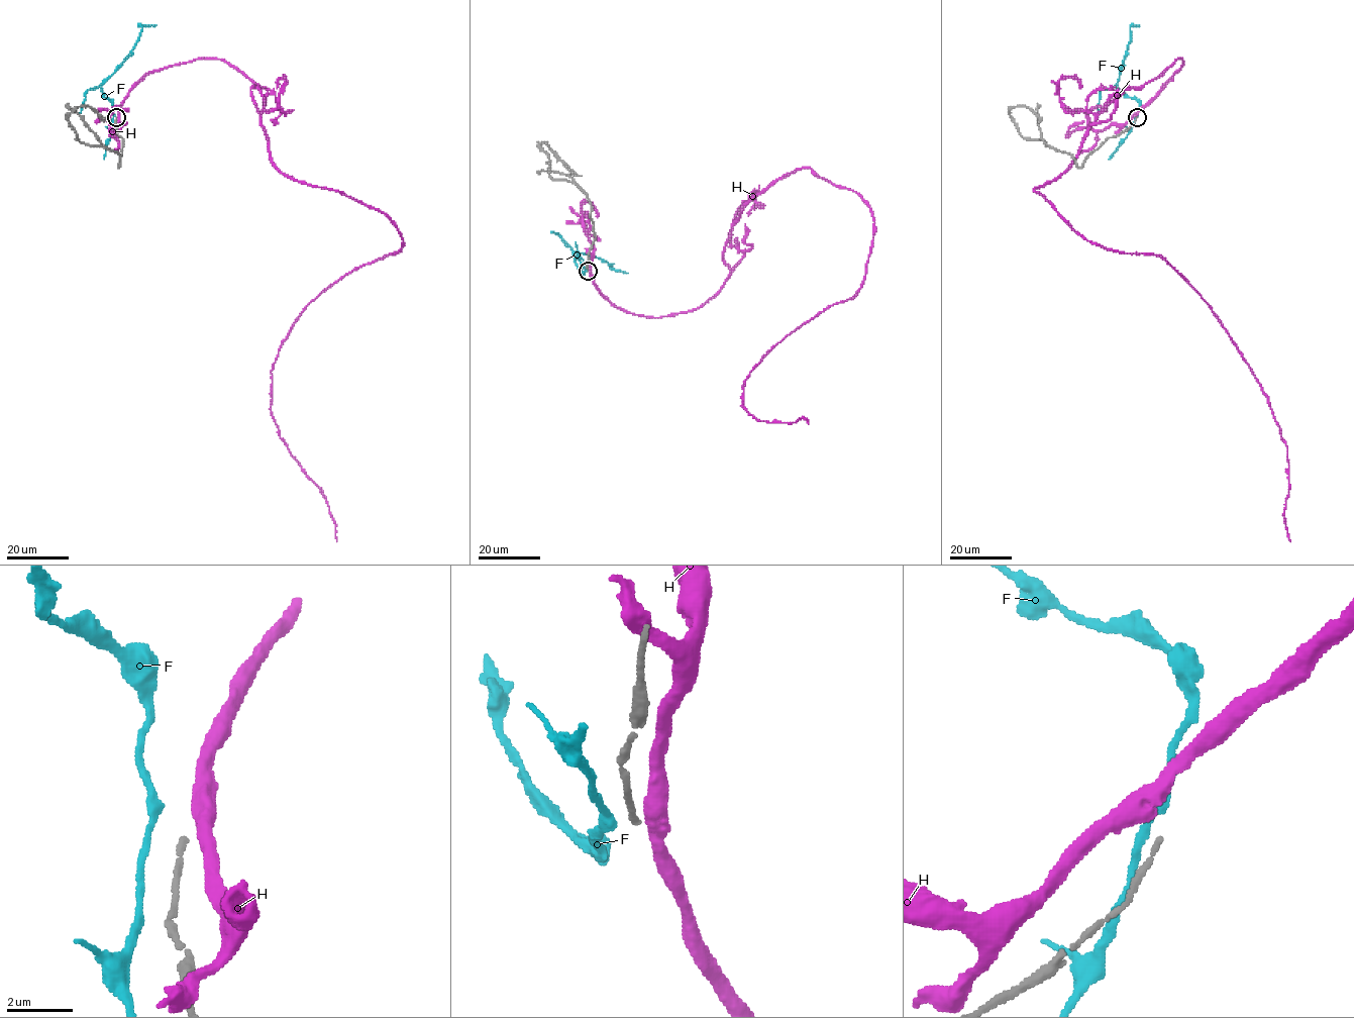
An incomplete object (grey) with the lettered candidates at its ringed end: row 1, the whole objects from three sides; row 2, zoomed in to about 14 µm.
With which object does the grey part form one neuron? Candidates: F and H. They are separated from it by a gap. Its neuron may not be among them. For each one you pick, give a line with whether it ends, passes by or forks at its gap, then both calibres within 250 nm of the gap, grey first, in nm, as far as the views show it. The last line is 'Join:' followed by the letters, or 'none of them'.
Join: none of them

